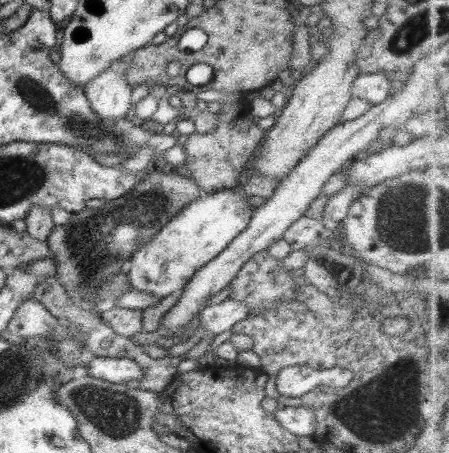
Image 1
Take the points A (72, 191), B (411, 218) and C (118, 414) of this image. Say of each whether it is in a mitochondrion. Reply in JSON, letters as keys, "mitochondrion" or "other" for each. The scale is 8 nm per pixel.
{"A":"other","B":"mitochondrion","C":"mitochondrion"}

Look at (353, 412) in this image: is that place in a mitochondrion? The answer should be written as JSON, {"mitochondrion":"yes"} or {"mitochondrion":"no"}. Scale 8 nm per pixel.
{"mitochondrion":"yes"}

